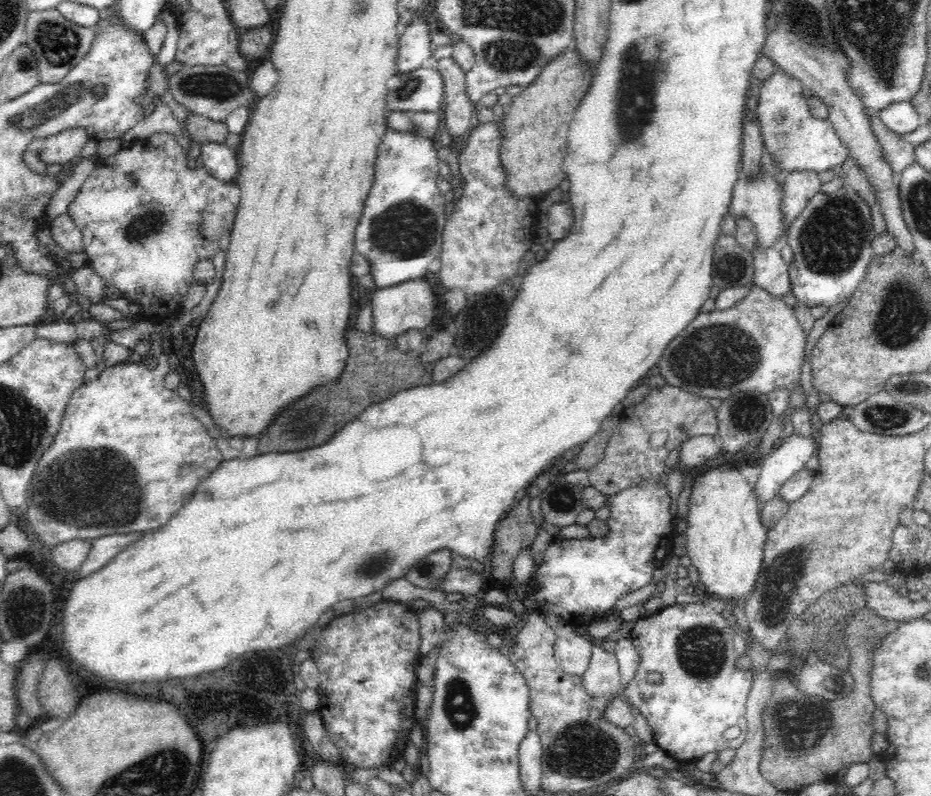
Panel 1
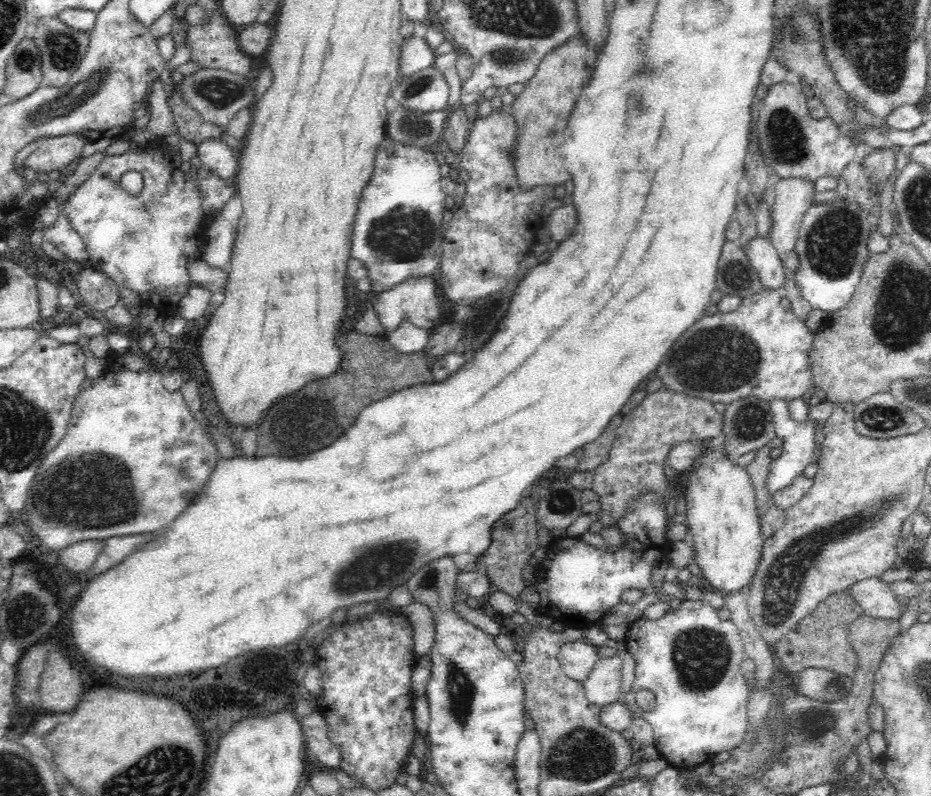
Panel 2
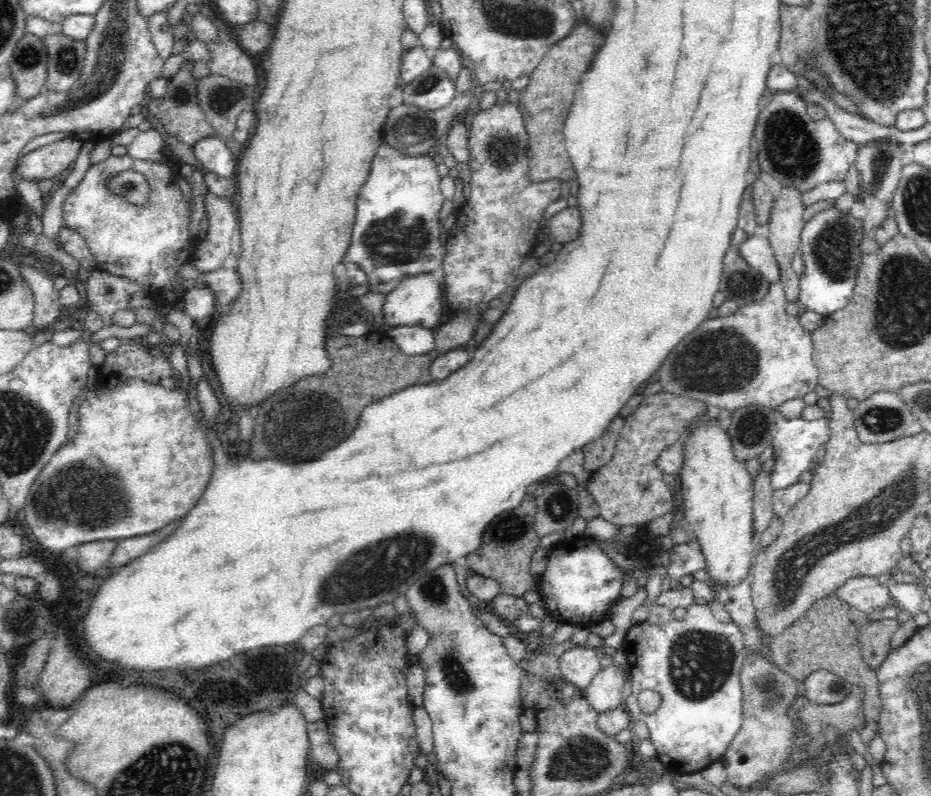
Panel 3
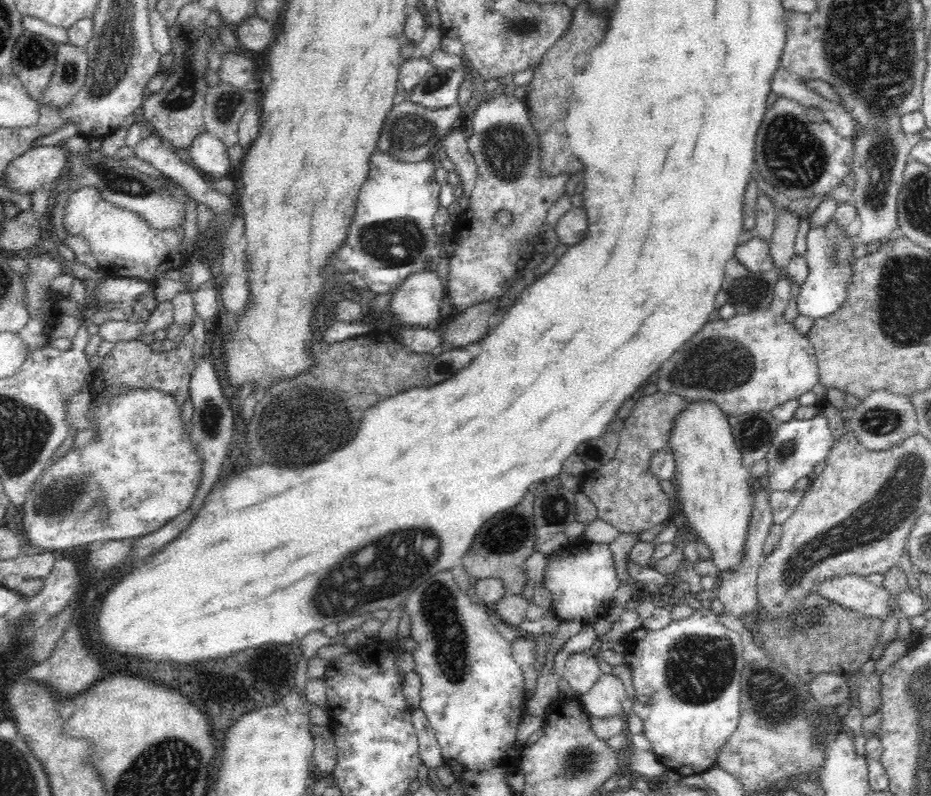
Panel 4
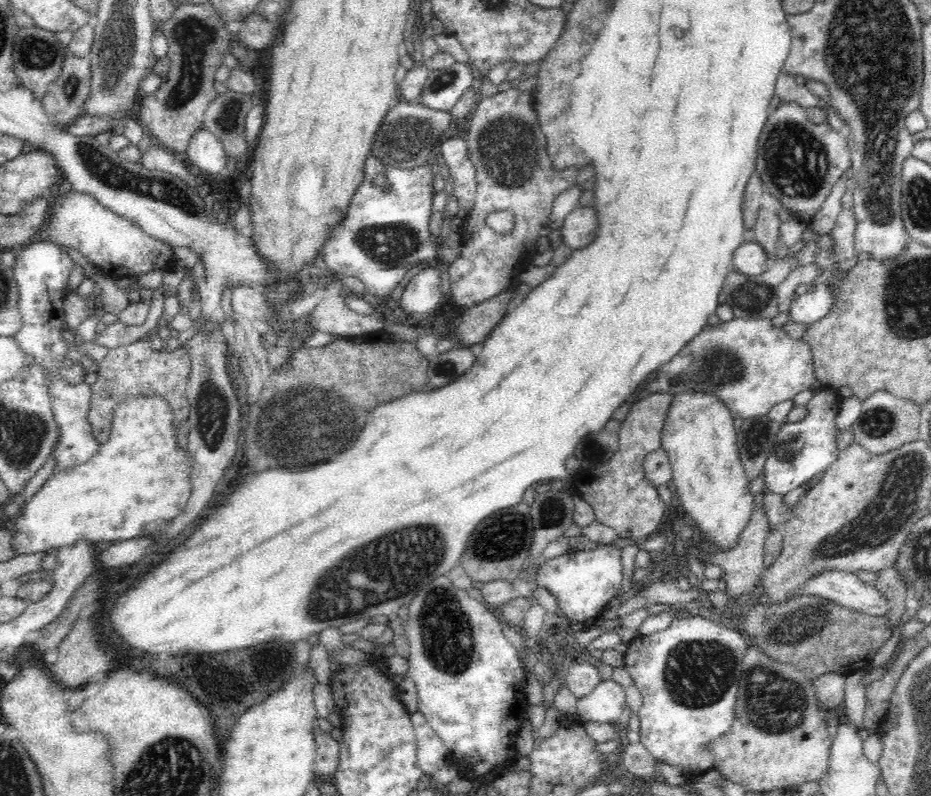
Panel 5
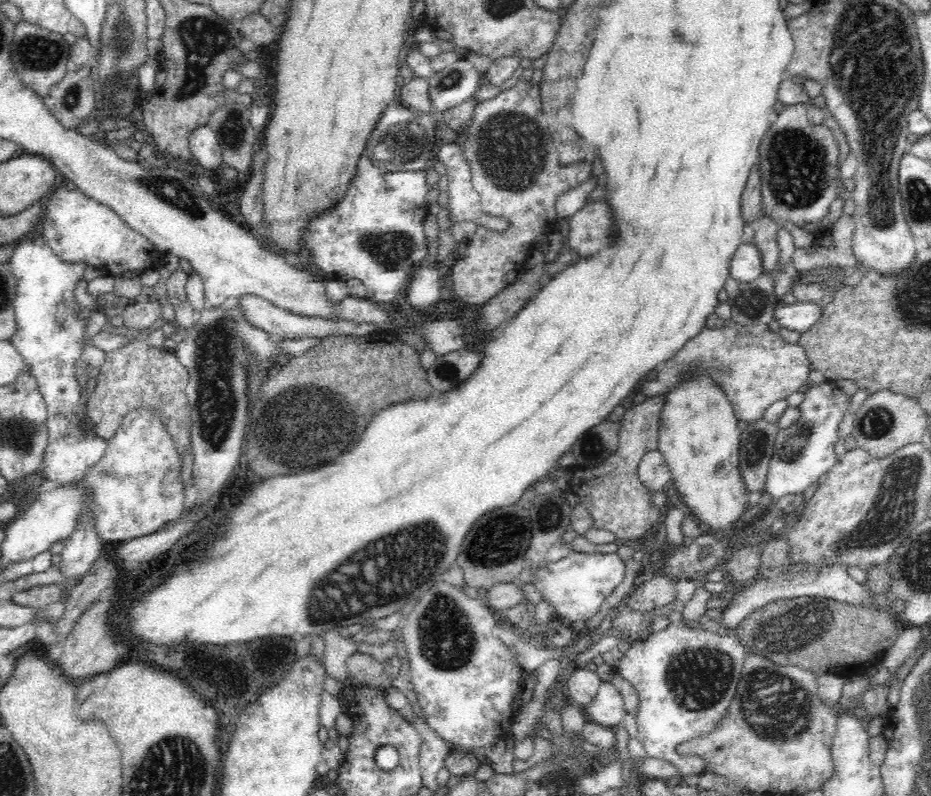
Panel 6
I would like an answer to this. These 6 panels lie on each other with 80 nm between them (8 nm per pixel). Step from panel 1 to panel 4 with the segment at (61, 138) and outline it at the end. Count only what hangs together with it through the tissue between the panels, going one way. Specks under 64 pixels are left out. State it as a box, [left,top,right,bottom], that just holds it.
[3,146,69,194]

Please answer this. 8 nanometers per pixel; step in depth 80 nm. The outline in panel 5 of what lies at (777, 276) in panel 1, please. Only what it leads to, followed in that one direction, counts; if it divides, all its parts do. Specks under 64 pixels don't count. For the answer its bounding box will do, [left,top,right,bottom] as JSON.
[731,242,772,276]

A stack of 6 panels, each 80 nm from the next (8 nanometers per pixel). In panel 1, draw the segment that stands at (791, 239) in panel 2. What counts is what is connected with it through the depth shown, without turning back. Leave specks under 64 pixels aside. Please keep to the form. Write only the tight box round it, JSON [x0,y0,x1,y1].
[781,170,820,244]

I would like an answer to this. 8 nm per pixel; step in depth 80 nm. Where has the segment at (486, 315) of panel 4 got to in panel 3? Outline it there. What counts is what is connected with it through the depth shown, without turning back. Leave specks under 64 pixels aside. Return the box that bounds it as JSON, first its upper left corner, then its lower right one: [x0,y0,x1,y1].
[434,314,478,353]

